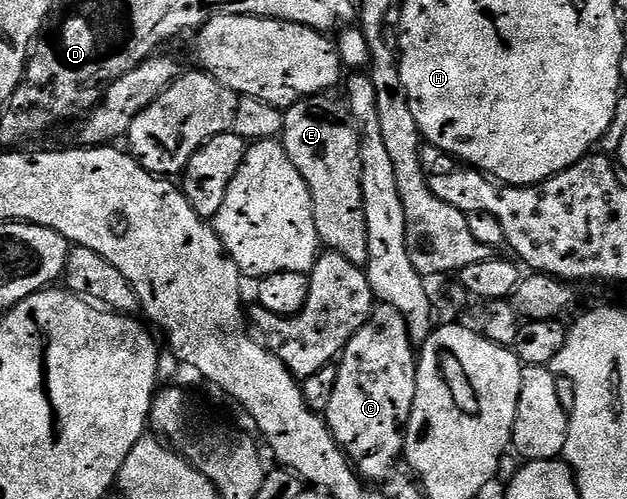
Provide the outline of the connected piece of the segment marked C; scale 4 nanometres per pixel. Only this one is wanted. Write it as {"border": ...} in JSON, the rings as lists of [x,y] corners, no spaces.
{"border":[[[383,303],[377,304],[372,310],[372,314],[368,316],[364,326],[357,331],[355,335],[348,340],[346,346],[338,358],[338,383],[334,383],[334,395],[330,395],[330,407],[323,413],[323,418],[328,423],[328,429],[334,435],[334,439],[344,448],[344,453],[348,456],[348,460],[352,462],[357,473],[368,483],[380,483],[376,481],[384,481],[392,473],[392,468],[396,465],[396,460],[401,460],[404,451],[404,427],[408,424],[408,416],[412,410],[414,403],[414,395],[416,394],[416,363],[418,360],[417,350],[414,348],[408,328],[406,327],[406,319],[402,319],[400,312],[394,307]]]}

